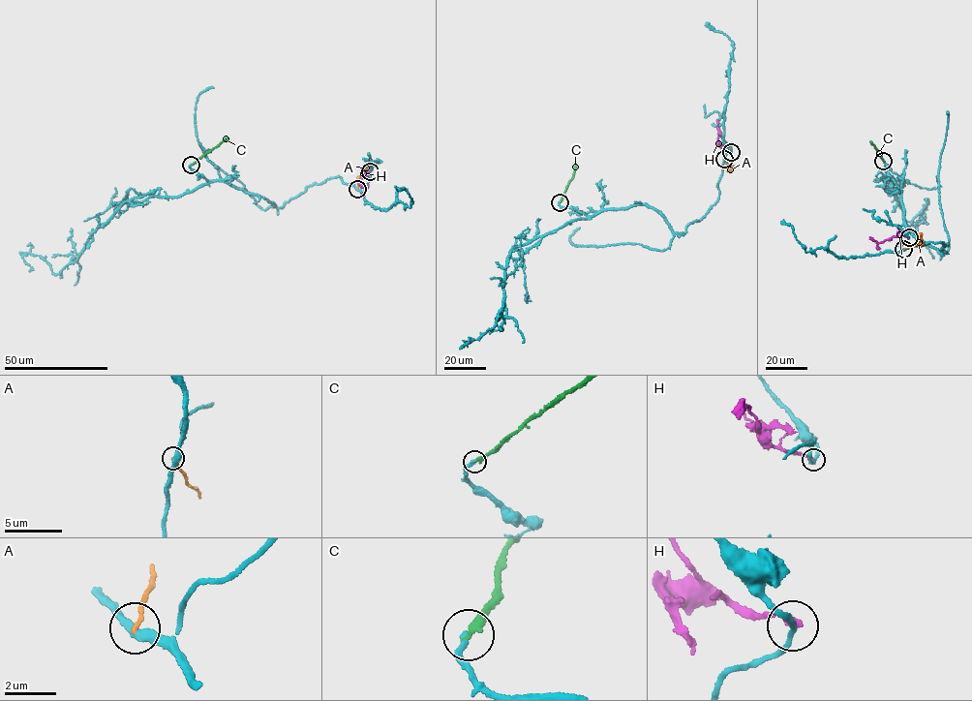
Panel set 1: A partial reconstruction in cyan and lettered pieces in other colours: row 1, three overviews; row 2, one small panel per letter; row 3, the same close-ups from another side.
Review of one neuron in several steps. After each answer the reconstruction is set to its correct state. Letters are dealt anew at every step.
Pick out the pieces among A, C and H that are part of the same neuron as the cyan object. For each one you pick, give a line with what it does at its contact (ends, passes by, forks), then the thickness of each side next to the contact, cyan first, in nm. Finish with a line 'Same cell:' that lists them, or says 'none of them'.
Same cell: none of them

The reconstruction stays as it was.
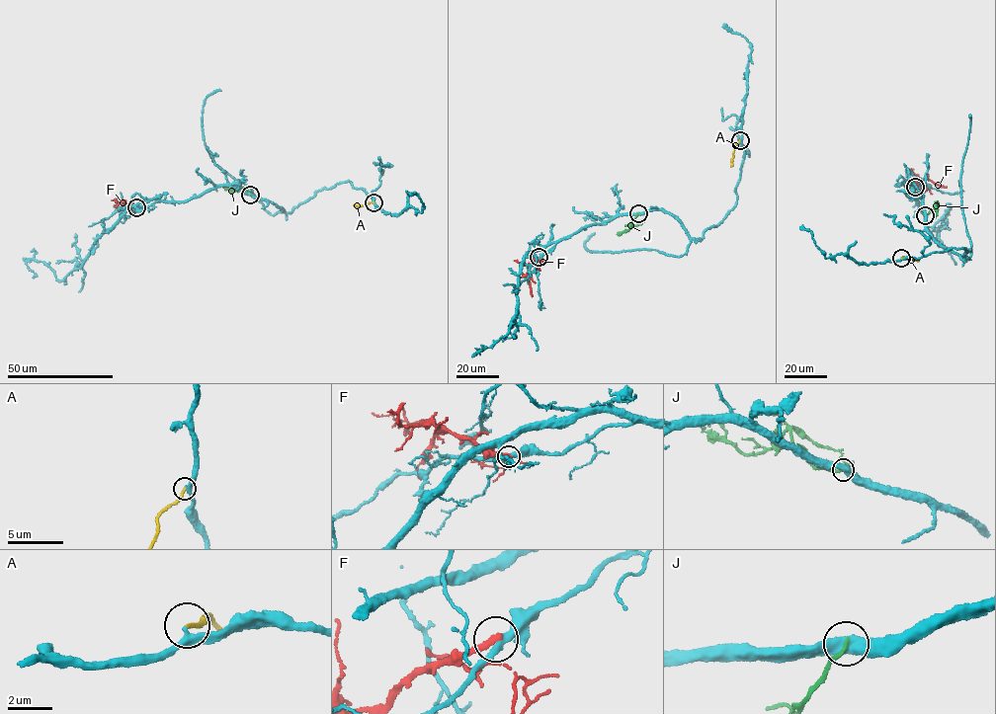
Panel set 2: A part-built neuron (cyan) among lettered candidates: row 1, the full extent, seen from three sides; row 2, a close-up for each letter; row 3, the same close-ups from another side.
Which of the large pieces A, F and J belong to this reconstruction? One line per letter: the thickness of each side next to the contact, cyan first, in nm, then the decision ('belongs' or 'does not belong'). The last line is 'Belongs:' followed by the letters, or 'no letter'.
A: 280/190 nm | belongs
F: 300/320 nm | does not belong
J: 500/200 nm | does not belong
Belongs: A

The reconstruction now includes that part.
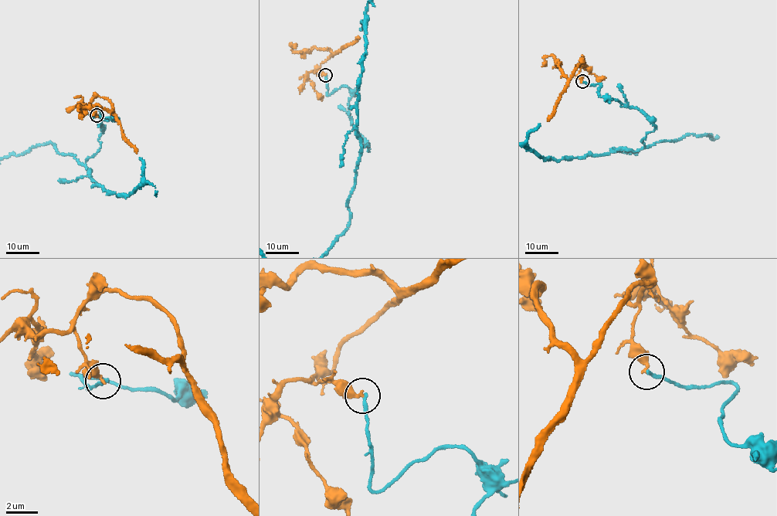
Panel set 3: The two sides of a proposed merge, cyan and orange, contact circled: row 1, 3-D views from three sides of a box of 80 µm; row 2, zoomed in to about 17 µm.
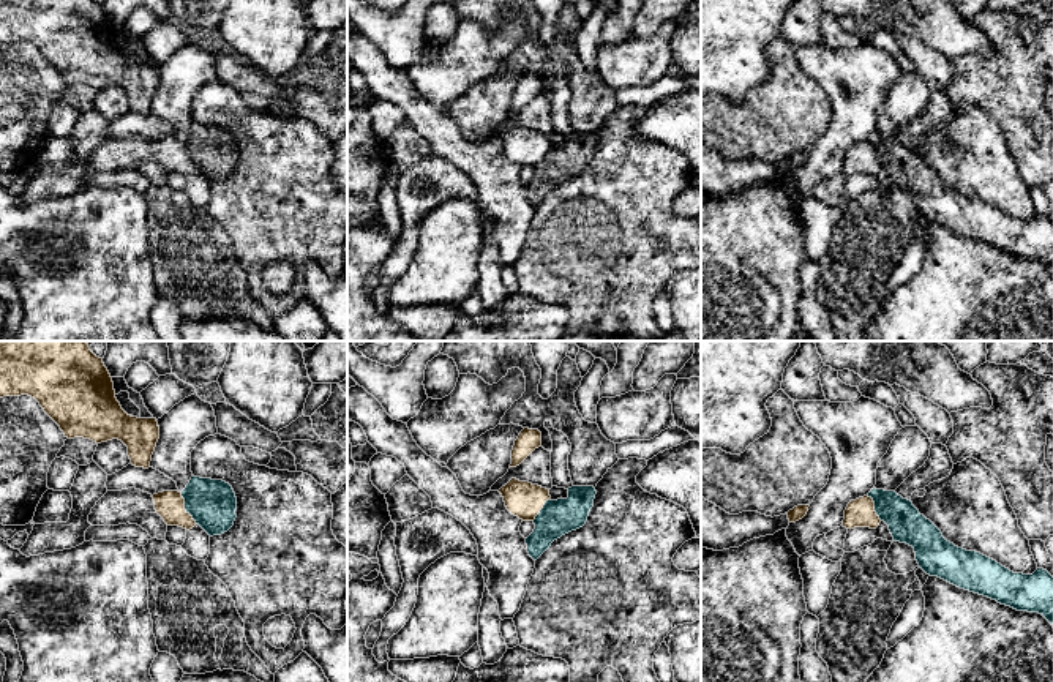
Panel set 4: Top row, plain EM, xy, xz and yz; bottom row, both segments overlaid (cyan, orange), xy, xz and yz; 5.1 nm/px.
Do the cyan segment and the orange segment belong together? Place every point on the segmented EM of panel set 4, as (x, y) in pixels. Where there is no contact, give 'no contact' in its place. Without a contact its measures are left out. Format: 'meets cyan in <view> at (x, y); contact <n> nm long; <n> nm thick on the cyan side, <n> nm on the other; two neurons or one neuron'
meets cyan in xy at (185, 509); contact 180 nm long; 240 nm thick on the cyan side, 150 nm on the other; two neurons

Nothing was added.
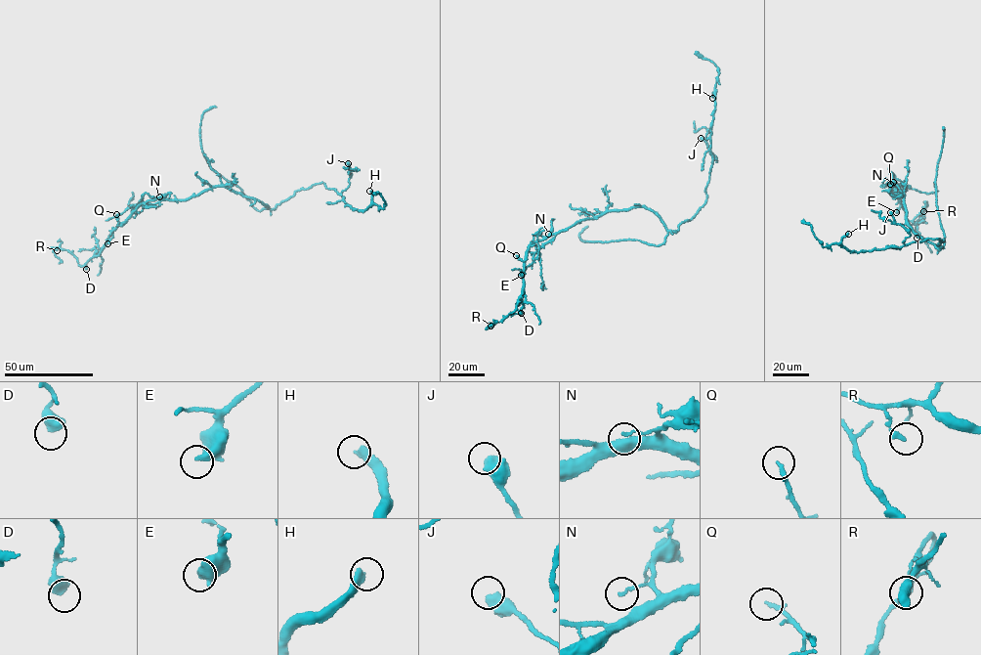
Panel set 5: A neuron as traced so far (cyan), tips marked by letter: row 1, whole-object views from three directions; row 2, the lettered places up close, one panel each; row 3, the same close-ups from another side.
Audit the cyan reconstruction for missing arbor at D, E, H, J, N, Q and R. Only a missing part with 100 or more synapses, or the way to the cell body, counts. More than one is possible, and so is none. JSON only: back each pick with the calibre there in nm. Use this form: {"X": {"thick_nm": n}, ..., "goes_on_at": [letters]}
{"H": {"thick_nm": 340}, "goes_on_at": ["H"]}

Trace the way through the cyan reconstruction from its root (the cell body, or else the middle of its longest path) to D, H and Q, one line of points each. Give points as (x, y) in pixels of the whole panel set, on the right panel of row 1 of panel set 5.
D: (907, 220), (904, 196), (895, 194), (891, 182), (890, 194), (898, 199), (917, 238)
H: (907, 220), (918, 236), (940, 248), (943, 240), (929, 239), (852, 252), (841, 243), (848, 234)
Q: (907, 220), (904, 196), (895, 194), (895, 184), (891, 182), (889, 187), (892, 196), (890, 184)

